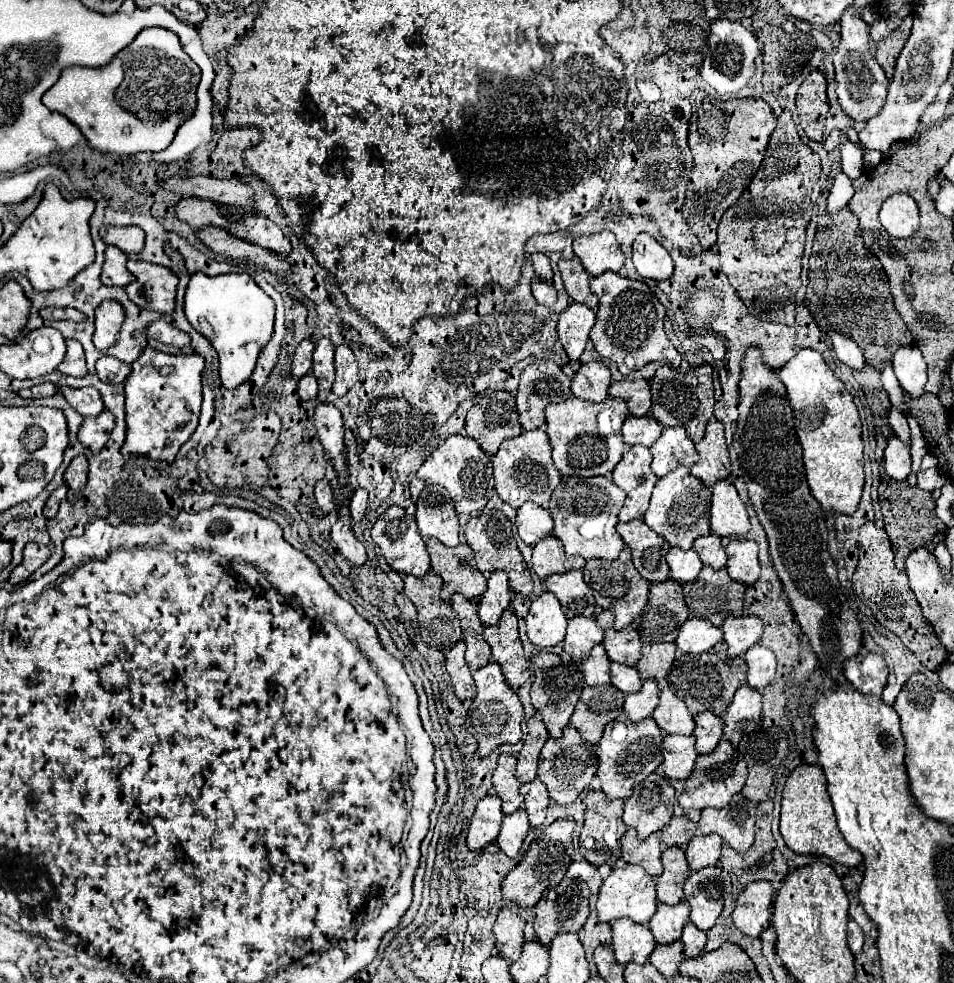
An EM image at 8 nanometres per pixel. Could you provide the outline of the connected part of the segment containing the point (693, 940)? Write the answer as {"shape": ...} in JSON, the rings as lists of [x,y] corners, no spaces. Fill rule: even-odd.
{"shape":[[[687,922],[685,928],[683,928],[681,942],[683,942],[683,954],[687,958],[695,958],[695,956],[699,956],[703,952],[703,946],[707,942],[707,934],[701,932],[699,928],[695,928],[695,924]]]}

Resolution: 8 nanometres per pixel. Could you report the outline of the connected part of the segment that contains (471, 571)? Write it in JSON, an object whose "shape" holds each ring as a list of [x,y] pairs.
{"shape":[[[429,538],[427,552],[431,556],[431,568],[443,578],[441,596],[445,602],[453,594],[463,594],[467,600],[479,600],[485,592],[487,578],[475,568],[473,550],[469,544],[459,544],[455,548],[443,546],[439,540]]]}

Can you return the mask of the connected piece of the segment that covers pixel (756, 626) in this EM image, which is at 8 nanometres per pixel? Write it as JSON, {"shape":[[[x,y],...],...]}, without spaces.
{"shape":[[[727,616],[723,626],[723,642],[727,644],[727,656],[743,656],[753,644],[761,640],[763,622],[757,616]]]}

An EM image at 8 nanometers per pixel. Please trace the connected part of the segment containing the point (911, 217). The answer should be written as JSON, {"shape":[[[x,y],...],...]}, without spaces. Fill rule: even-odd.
{"shape":[[[893,194],[883,202],[879,218],[891,236],[909,238],[919,226],[919,208],[909,194]]]}

